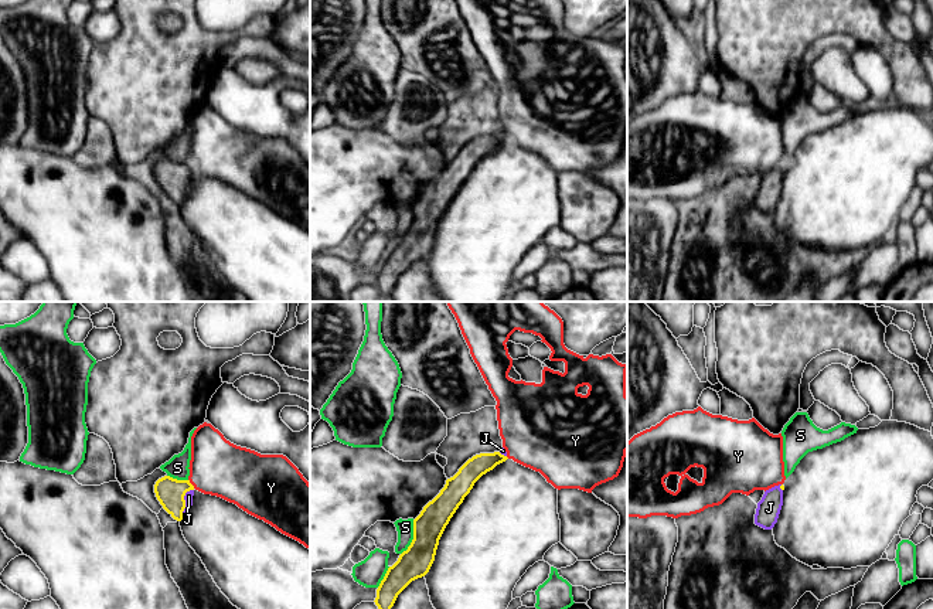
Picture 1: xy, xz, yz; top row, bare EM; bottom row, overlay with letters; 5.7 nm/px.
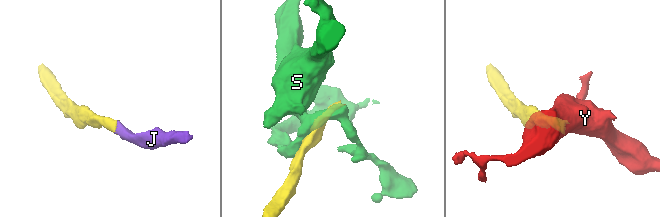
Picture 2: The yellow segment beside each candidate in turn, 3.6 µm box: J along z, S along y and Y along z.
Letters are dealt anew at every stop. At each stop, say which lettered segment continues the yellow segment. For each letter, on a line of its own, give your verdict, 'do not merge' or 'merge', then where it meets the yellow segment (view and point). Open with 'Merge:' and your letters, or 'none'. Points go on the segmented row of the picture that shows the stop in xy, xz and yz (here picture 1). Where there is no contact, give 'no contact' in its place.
Merge: J
J: merge | xy (184, 502)
S: do not merge | xz (414, 537)
Y: do not merge | xy (190, 483)

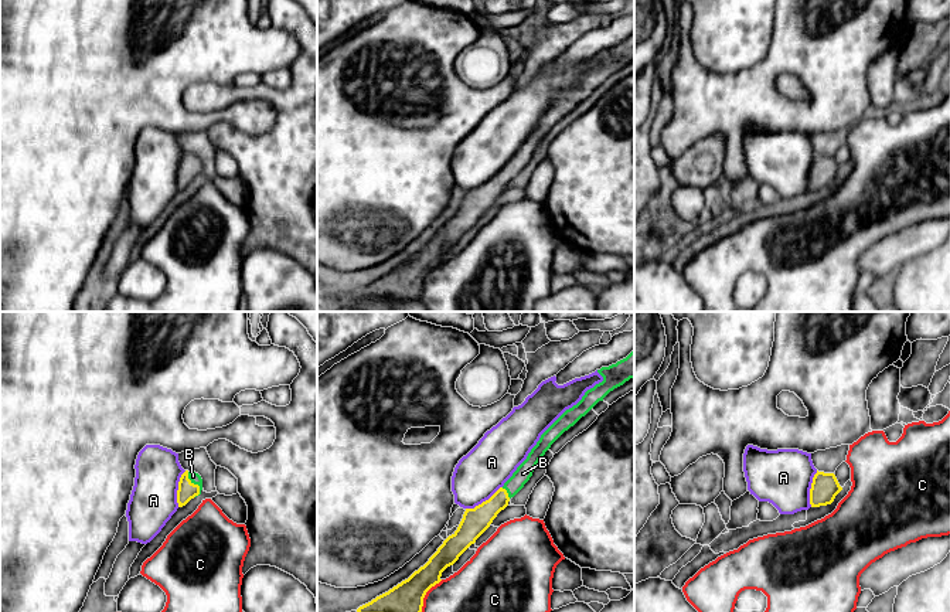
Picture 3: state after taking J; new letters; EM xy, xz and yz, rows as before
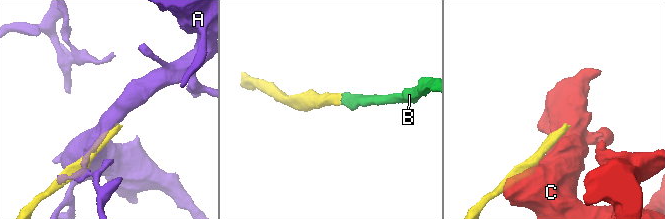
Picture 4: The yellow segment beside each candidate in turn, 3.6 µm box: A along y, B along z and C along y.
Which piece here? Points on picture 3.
Merge: B
A: do not merge | xy (179, 489)
B: merge | xy (196, 485)
C: do not merge | xz (425, 594)

